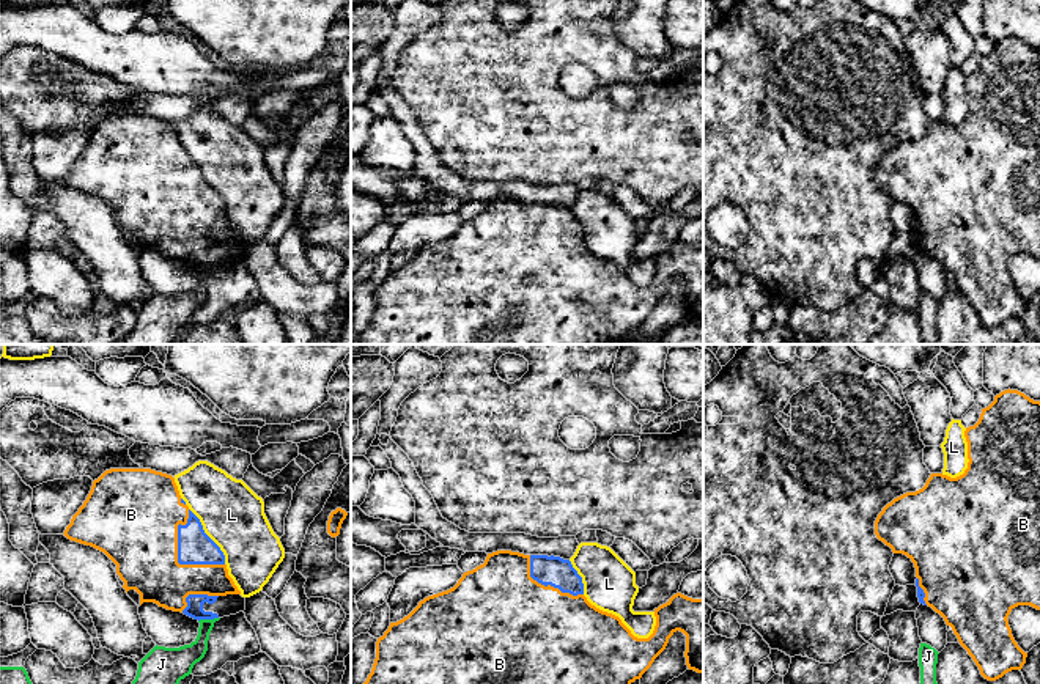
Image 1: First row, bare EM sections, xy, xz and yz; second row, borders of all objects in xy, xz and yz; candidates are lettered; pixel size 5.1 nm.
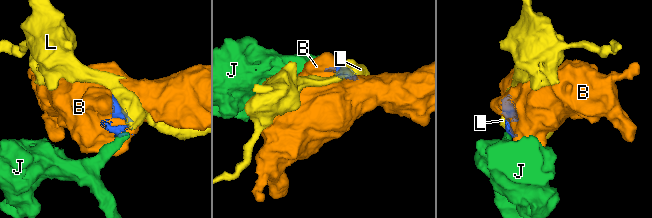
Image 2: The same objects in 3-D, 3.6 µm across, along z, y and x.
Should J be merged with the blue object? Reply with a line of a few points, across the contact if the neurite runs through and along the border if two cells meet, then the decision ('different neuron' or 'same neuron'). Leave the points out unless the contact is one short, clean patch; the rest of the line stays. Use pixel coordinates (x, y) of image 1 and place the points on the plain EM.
line xy (217, 264), (199, 269); different neuron

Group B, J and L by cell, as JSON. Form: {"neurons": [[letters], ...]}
{"neurons": [["B"], ["J"], ["L"]]}

